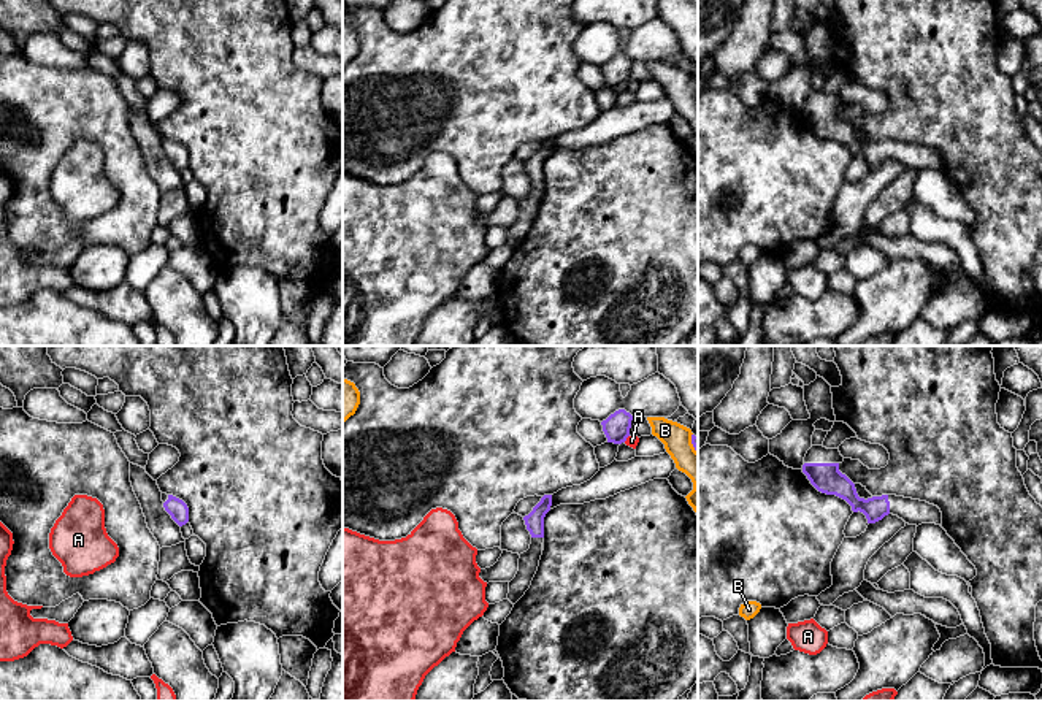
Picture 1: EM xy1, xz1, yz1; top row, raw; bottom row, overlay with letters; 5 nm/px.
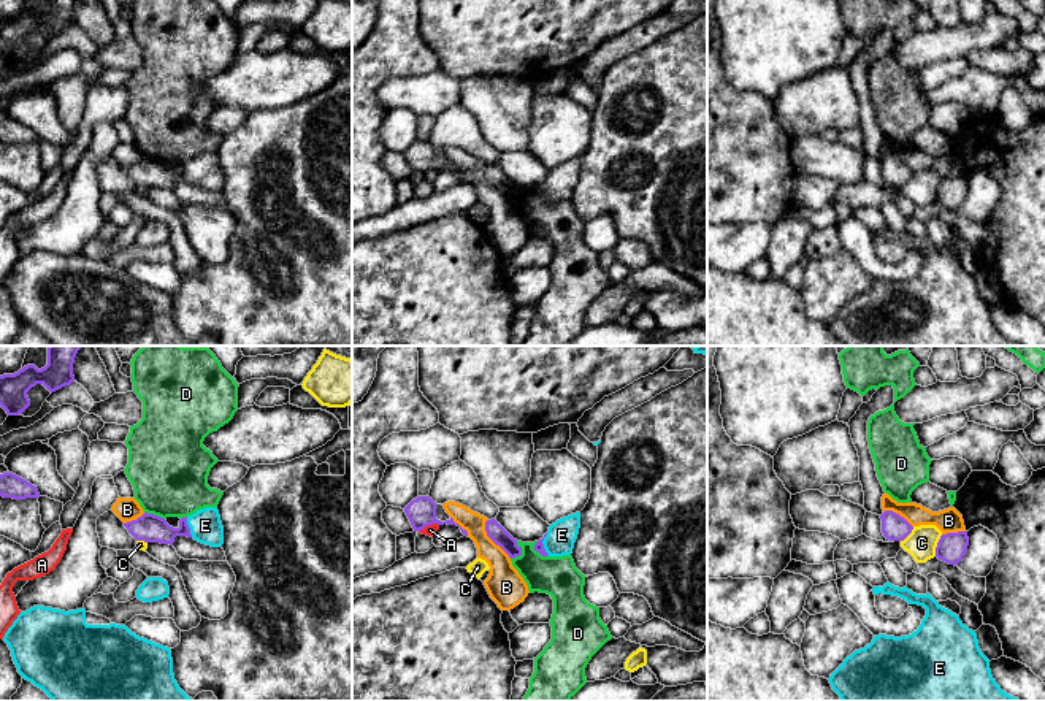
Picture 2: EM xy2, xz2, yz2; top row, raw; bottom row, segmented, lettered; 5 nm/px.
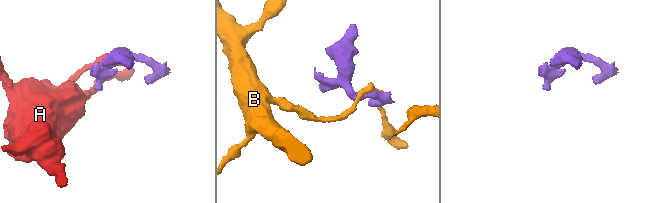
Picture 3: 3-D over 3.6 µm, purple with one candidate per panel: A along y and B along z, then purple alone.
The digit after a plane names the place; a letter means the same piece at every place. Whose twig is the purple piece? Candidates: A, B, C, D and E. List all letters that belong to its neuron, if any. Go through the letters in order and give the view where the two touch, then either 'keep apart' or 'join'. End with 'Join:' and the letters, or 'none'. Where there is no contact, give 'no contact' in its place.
A: xz2 | keep apart
B: xz2 | keep apart
C: yz2 | keep apart
D: xz2 | keep apart
E: xz2 | join
Join: E

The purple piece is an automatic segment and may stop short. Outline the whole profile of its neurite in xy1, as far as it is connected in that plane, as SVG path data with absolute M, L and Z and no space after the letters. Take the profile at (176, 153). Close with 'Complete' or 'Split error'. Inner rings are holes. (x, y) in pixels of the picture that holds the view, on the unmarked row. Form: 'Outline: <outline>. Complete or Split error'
Outline: M168 140L168 144L163 147L163 152L179 171L189 167L189 152L182 144Z. Complete

